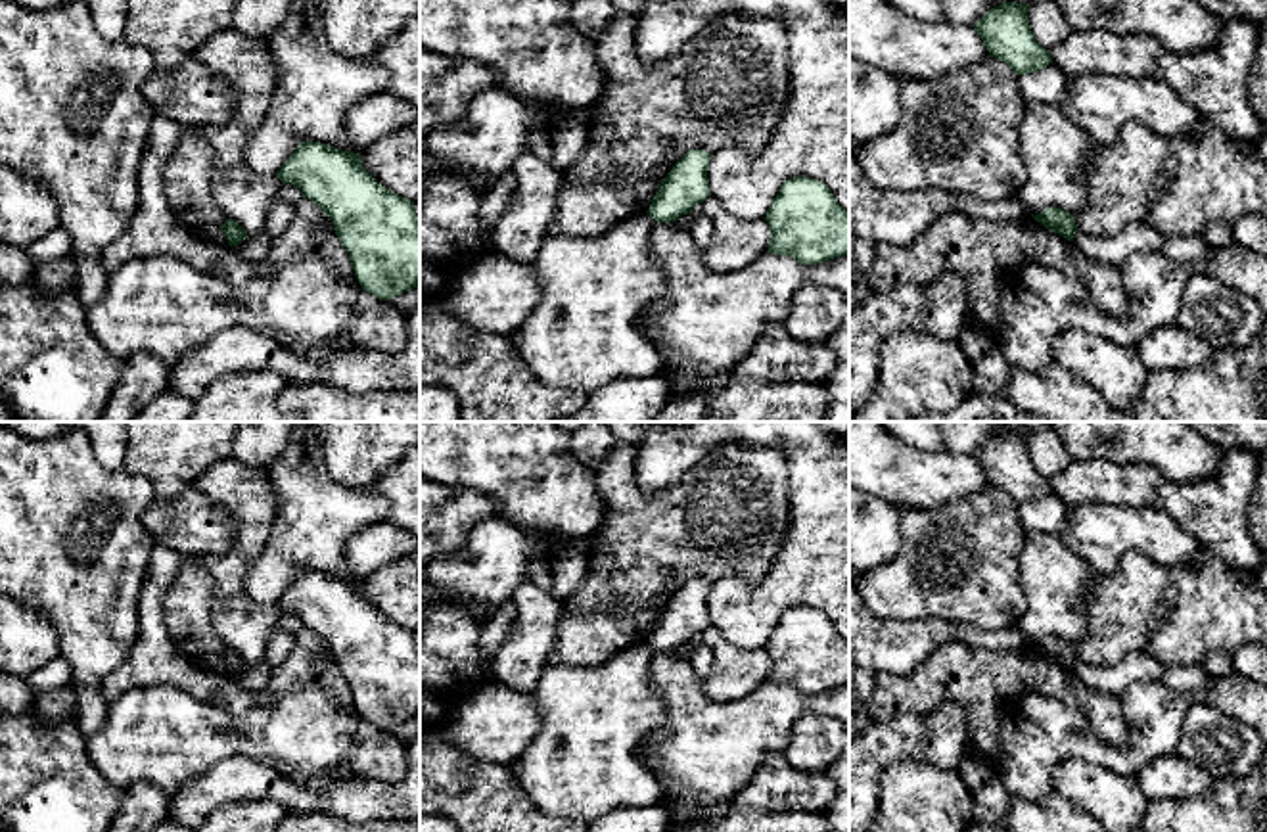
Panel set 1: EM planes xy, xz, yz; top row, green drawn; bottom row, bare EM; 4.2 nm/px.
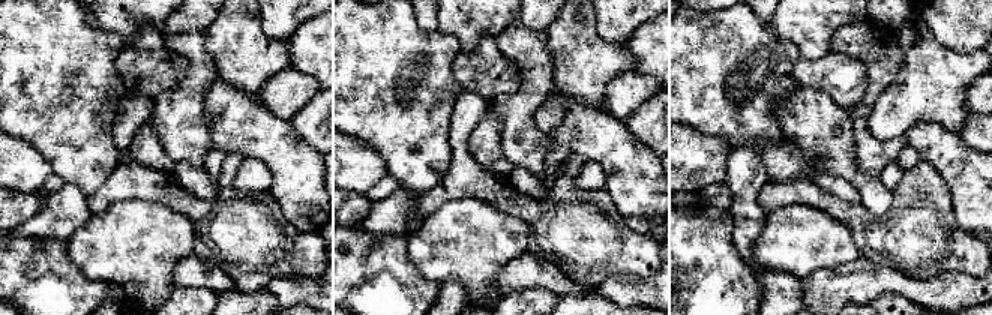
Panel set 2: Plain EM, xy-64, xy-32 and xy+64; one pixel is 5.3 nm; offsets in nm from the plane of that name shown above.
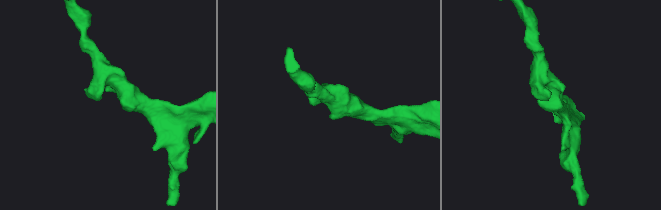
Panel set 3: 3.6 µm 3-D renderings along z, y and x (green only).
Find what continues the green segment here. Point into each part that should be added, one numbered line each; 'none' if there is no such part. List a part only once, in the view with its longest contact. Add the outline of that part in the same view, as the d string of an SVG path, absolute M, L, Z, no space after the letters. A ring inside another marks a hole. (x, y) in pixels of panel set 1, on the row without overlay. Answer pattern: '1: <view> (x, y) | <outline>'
none

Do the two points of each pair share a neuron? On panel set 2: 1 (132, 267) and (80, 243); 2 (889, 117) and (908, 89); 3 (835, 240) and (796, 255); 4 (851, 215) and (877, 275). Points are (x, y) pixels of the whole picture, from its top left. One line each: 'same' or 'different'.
1: same
2: same
3: same
4: different

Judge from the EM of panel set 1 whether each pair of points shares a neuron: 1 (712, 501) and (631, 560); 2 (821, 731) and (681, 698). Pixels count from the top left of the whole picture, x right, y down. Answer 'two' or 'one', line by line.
1: one
2: two

